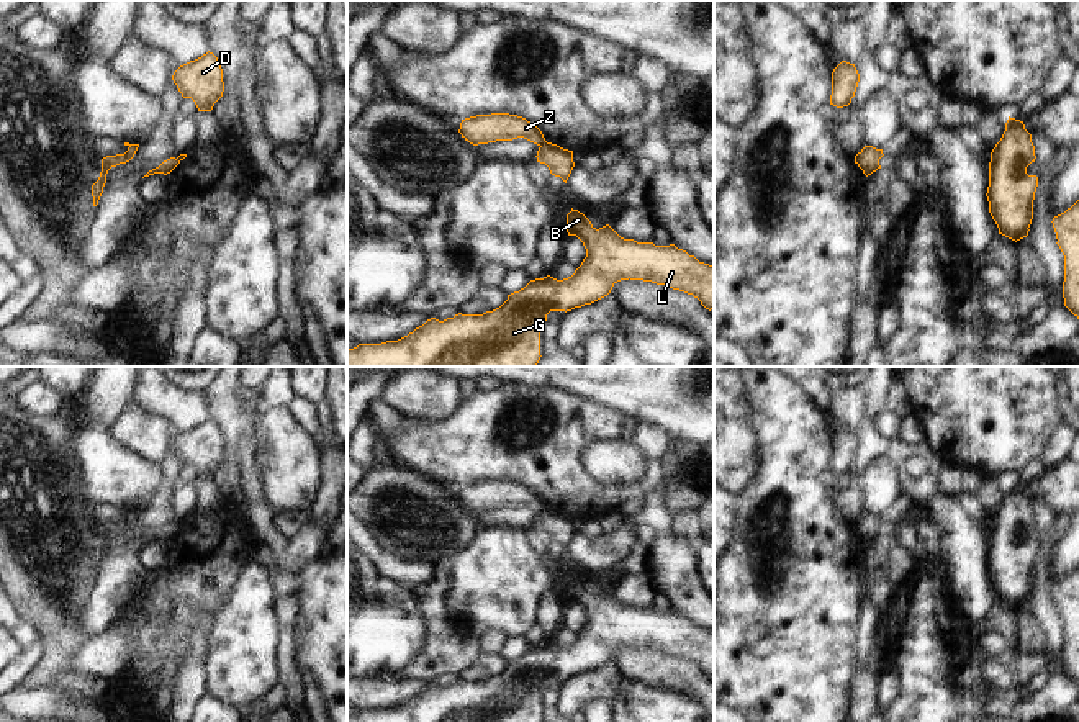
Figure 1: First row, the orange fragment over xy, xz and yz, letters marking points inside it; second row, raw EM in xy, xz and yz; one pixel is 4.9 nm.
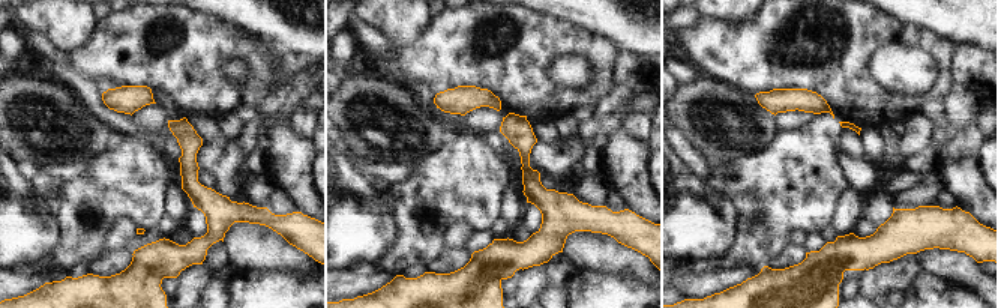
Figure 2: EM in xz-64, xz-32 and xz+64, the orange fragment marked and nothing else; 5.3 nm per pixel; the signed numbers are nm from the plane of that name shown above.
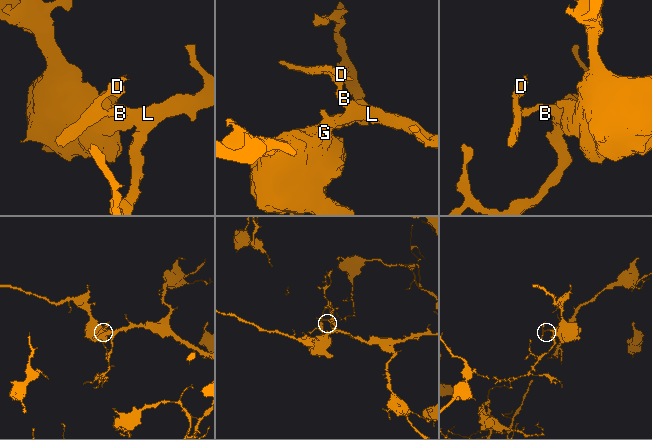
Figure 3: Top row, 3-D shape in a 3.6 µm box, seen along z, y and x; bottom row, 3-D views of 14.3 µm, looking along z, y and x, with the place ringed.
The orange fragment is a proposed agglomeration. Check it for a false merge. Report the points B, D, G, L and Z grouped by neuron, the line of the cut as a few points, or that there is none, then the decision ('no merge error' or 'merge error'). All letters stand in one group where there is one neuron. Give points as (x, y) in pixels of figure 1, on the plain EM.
B G L / D Z; cut in xz along (546, 508), (539, 511); merge error

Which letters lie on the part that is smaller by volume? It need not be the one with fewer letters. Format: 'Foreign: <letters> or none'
Foreign: D, Z

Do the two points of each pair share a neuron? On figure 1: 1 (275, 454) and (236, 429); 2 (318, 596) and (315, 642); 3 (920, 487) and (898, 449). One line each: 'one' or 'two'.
1: two
2: one
3: one

